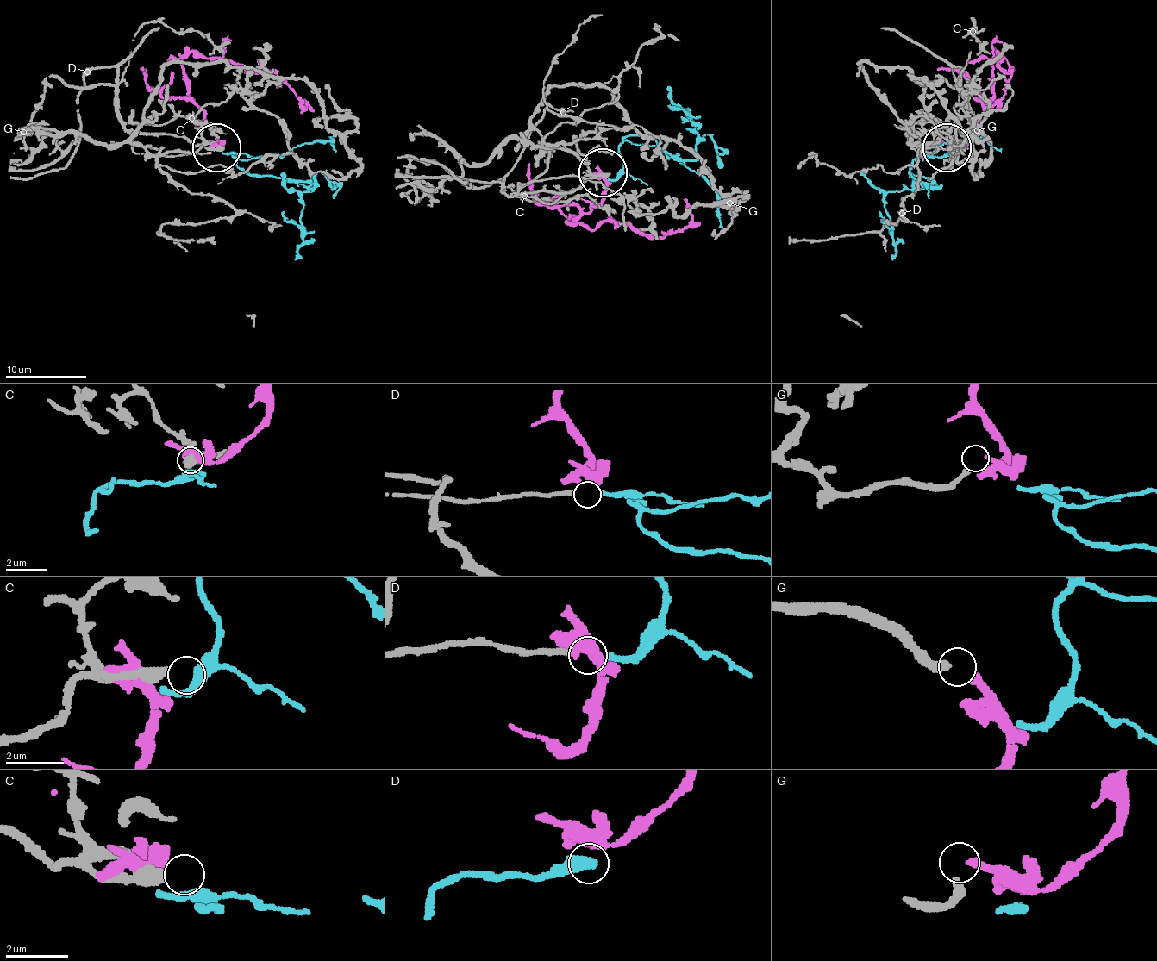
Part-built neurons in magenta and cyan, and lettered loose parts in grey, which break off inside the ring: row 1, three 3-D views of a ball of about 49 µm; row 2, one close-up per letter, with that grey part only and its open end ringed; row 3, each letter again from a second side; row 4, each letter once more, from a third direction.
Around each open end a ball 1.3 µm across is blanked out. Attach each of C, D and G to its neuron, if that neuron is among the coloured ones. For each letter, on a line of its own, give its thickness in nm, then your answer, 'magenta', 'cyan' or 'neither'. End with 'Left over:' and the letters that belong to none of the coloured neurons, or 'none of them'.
C: 440 nm | neither
D: 190 nm | cyan
G: 240 nm | magenta
Left over: C

